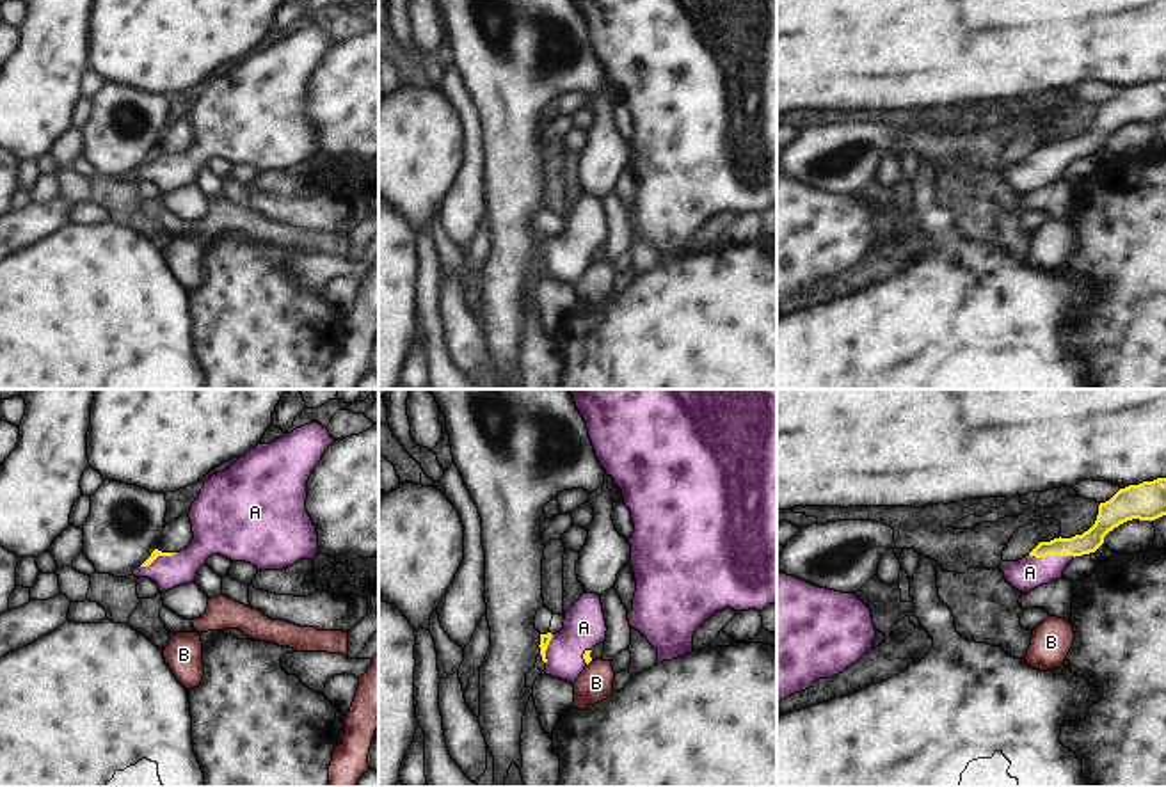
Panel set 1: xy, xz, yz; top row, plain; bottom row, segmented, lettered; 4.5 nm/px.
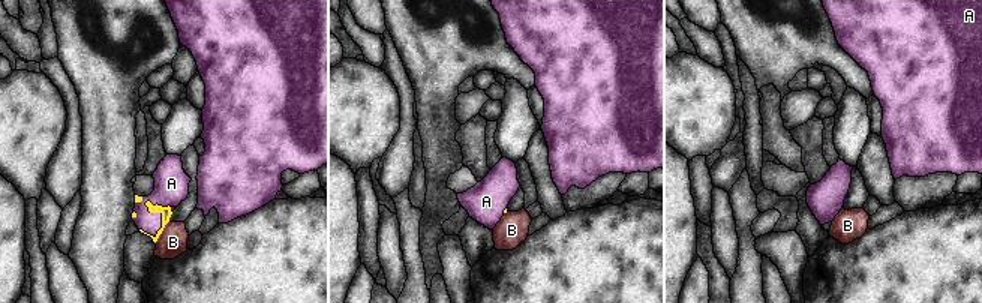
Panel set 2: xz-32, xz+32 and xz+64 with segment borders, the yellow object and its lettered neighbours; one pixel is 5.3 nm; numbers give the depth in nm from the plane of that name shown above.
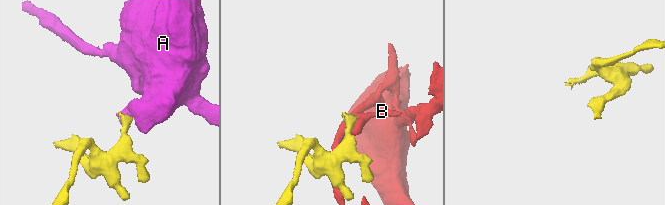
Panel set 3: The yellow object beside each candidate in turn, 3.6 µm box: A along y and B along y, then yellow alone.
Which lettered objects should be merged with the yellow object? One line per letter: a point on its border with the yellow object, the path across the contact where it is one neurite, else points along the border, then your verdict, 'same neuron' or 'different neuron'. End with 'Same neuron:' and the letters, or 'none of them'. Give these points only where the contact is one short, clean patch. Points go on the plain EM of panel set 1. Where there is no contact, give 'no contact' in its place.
A: meets yellow in yz at (1051, 157); runs through yz (1090, 143), (1051, 157), (1030, 174); same neuron
B: meets yellow in xz at (589, 263); border along xz (590, 262), (587, 267); different neuron
Same neuron: A

